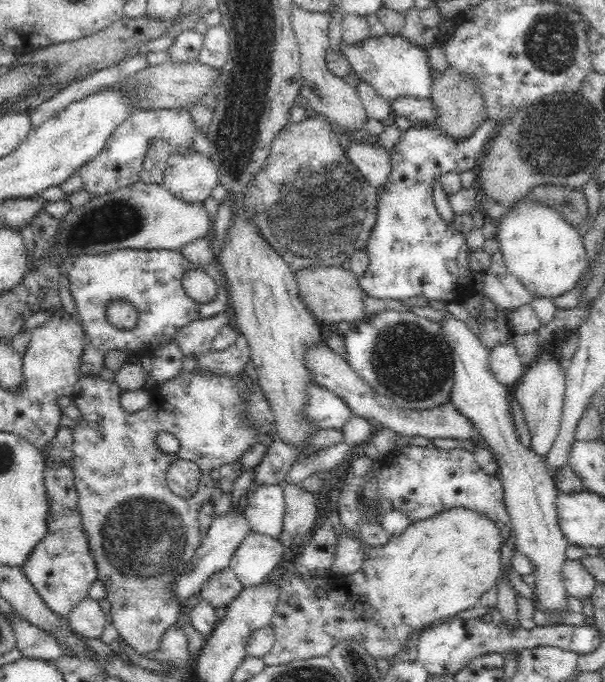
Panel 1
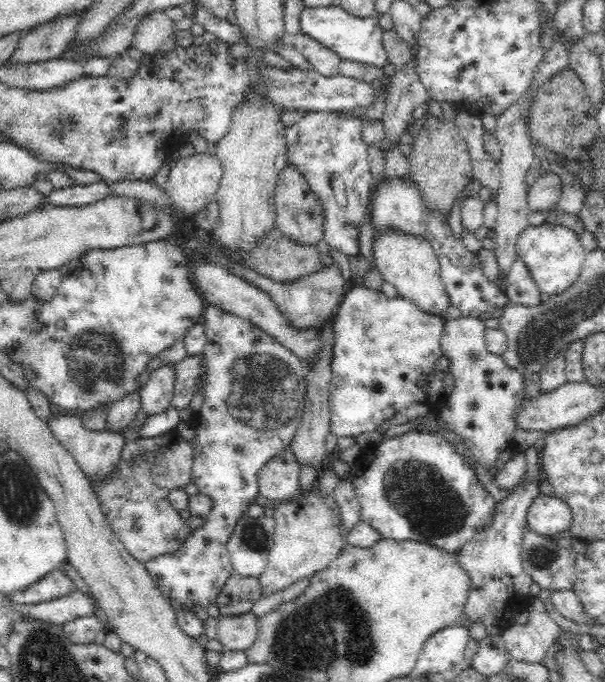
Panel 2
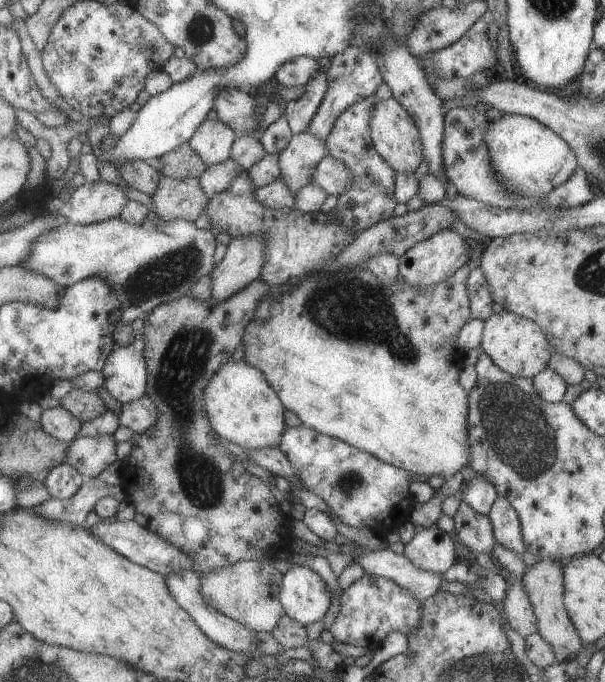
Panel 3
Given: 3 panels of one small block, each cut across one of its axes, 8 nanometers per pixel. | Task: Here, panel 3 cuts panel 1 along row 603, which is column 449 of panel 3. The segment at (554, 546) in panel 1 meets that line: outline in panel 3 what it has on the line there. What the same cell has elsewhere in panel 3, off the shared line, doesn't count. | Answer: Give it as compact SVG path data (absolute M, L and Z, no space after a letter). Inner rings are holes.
M436 524L415 532L403 555L417 568L429 573L446 572L456 562L455 539L450 531L442 532Z

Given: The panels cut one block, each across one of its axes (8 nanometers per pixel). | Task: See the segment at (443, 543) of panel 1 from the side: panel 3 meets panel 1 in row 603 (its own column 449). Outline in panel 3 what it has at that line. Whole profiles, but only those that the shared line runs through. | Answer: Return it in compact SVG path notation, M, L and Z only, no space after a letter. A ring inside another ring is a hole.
M468 265L461 266L452 276L433 287L417 289L409 287L399 278L391 287L379 283L367 268L342 269L338 272L319 270L307 278L301 278L299 285L294 285L285 295L271 303L267 321L253 320L243 332L243 360L246 364L256 367L277 394L282 408L288 410L301 421L301 424L329 437L337 438L349 446L357 448L370 456L413 474L420 479L437 475L443 478L452 476L460 469L470 464L470 445L468 442L468 392L458 382L462 365L462 352L456 346L459 330L471 320L470 306L466 292L466 279L470 274Z

